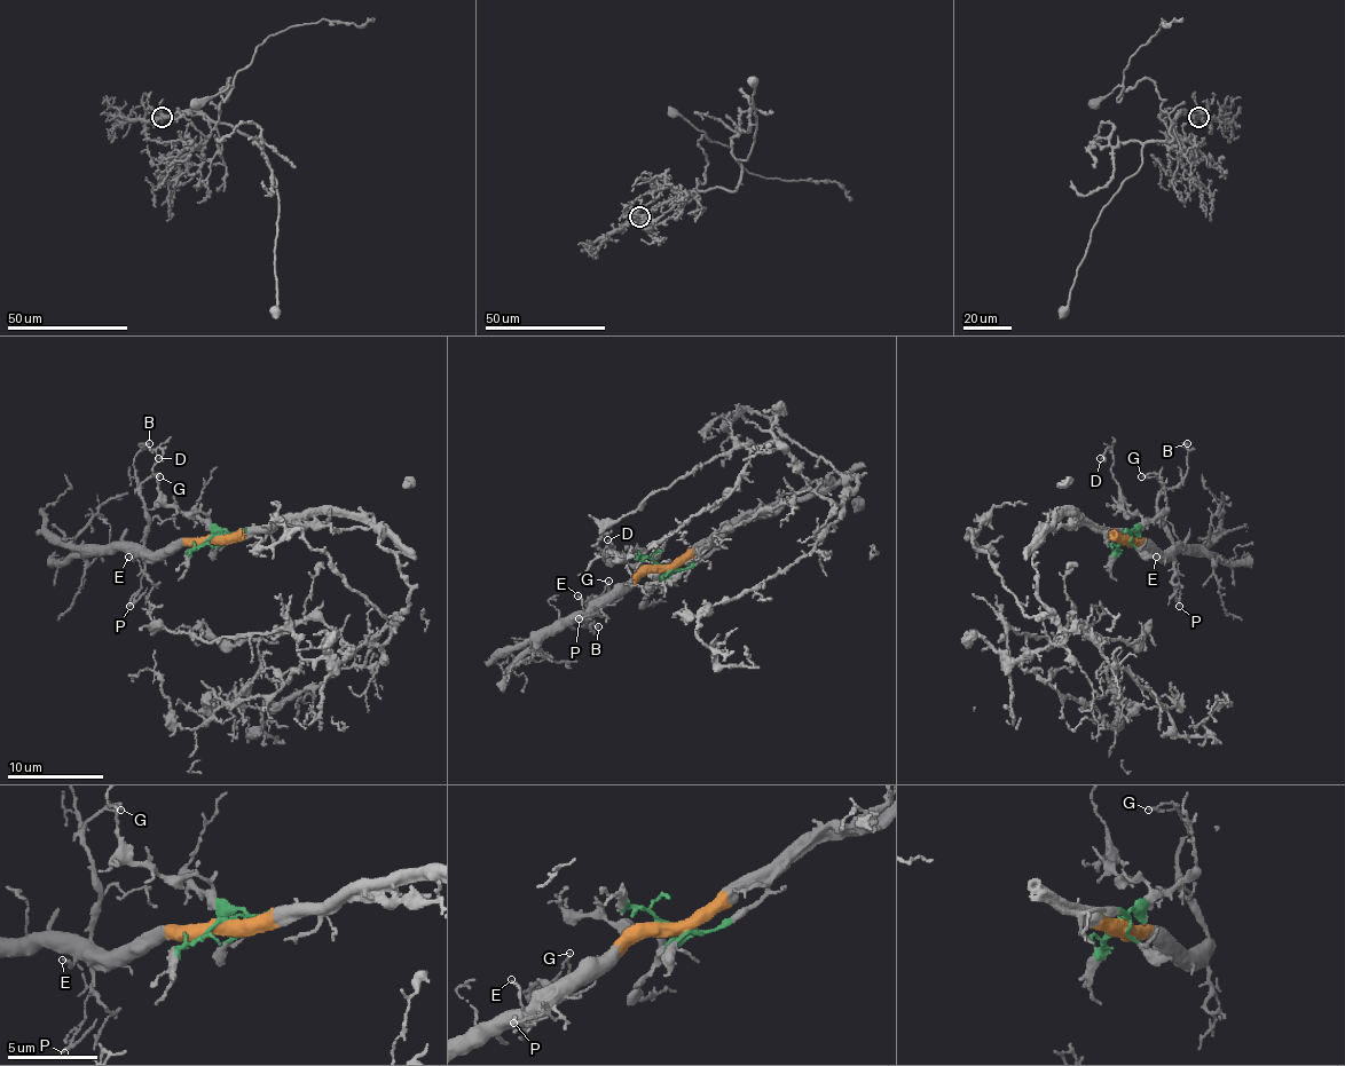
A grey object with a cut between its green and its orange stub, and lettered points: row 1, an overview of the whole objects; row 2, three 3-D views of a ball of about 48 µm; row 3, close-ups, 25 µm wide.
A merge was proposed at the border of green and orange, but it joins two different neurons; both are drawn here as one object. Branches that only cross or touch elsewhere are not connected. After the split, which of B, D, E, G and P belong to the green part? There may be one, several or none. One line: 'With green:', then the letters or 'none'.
With green: D

